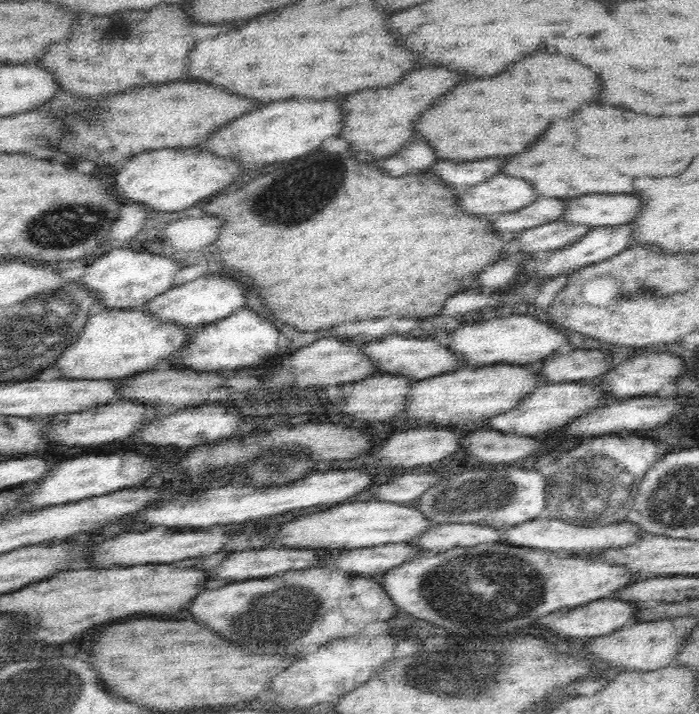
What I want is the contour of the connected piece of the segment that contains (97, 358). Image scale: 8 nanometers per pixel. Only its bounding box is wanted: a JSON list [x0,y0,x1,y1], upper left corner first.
[50,308,196,380]

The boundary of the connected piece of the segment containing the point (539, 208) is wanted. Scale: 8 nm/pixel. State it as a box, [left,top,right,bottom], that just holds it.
[490,198,566,240]

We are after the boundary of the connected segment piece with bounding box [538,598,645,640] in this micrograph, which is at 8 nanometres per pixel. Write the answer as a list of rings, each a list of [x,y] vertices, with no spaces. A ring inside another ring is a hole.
[[[600,599],[582,606],[570,609],[562,609],[544,616],[542,620],[538,620],[540,626],[544,626],[546,630],[552,630],[559,636],[570,636],[570,638],[595,639],[596,637],[606,636],[612,631],[620,630],[624,625],[630,624],[634,618],[638,616],[640,607],[644,604],[629,603],[610,599]]]

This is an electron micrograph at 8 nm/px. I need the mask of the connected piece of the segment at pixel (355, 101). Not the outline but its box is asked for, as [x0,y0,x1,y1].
[340,68,464,159]

